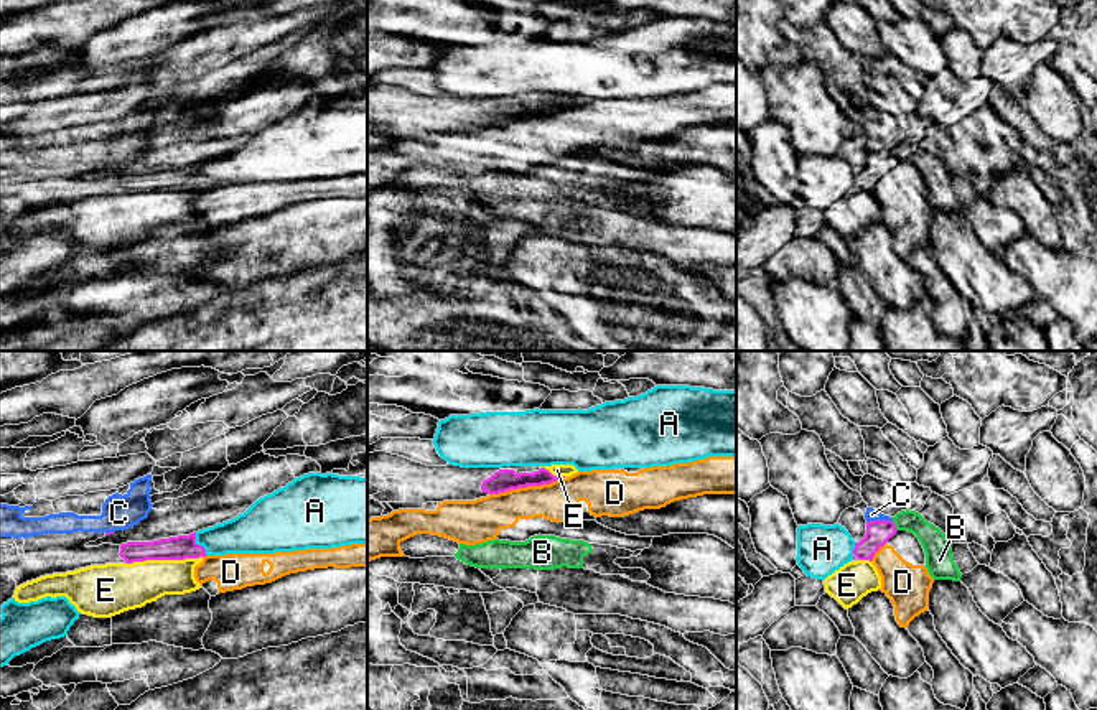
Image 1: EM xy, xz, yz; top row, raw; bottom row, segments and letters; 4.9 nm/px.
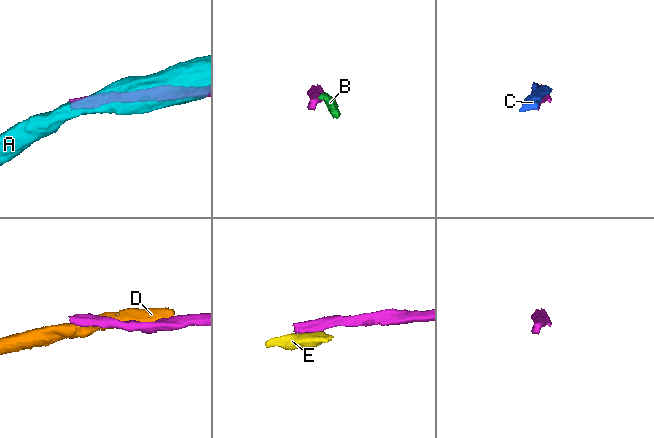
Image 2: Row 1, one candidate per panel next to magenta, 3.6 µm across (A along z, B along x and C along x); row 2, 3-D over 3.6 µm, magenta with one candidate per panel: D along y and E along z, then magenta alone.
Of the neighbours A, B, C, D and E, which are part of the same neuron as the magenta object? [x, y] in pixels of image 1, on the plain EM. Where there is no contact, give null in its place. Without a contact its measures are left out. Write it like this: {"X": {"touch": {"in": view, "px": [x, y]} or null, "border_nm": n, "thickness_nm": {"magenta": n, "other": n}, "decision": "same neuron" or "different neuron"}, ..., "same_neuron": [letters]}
{"A": {"touch": {"in": "xy", "px": [196, 175]}, "border_nm": 130, "thickness_nm": {"magenta": 120, "other": 190}, "decision": "different neuron"}, "B": {"touch": {"in": "yz", "px": [895, 157]}, "border_nm": 60, "thickness_nm": {"magenta": 120, "other": 140}, "decision": "different neuron"}, "C": {"touch": {"in": "yz", "px": [878, 152]}, "border_nm": 130, "thickness_nm": {"magenta": 120, "other": 60}, "decision": "different neuron"}, "D": {"touch": {"in": "xz", "px": [526, 117]}, "border_nm": 380, "thickness_nm": {"magenta": 110, "other": 200}, "decision": "different neuron"}, "E": {"touch": {"in": "xy", "px": [163, 190]}, "border_nm": 380, "thickness_nm": {"magenta": 120, "other": 240}, "decision": "different neuron"}, "same_neuron": []}

